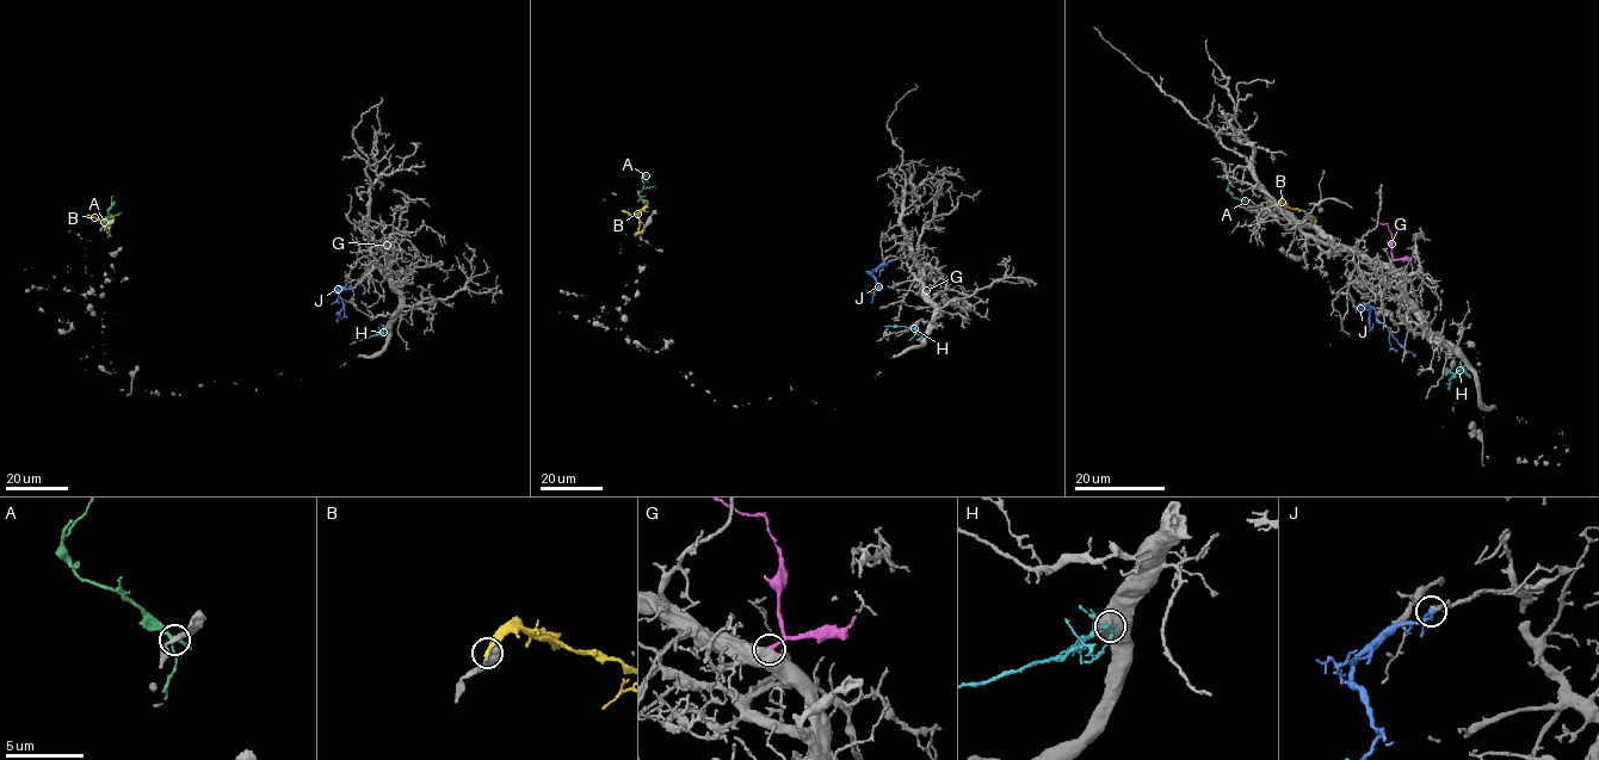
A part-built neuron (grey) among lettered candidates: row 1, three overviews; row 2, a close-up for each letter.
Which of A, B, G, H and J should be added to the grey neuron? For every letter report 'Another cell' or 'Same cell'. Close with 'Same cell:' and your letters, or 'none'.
A: Another cell
B: Another cell
G: Another cell
H: Same cell
J: Same cell
Same cell: H, J

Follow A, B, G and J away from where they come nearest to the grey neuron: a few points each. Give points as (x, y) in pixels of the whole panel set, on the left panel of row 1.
A: (105, 224), (112, 196)
B: (112, 221), (110, 216), (104, 218), (110, 232)
G: (389, 258), (380, 227)
J: (353, 288), (338, 289), (343, 306), (337, 321)

